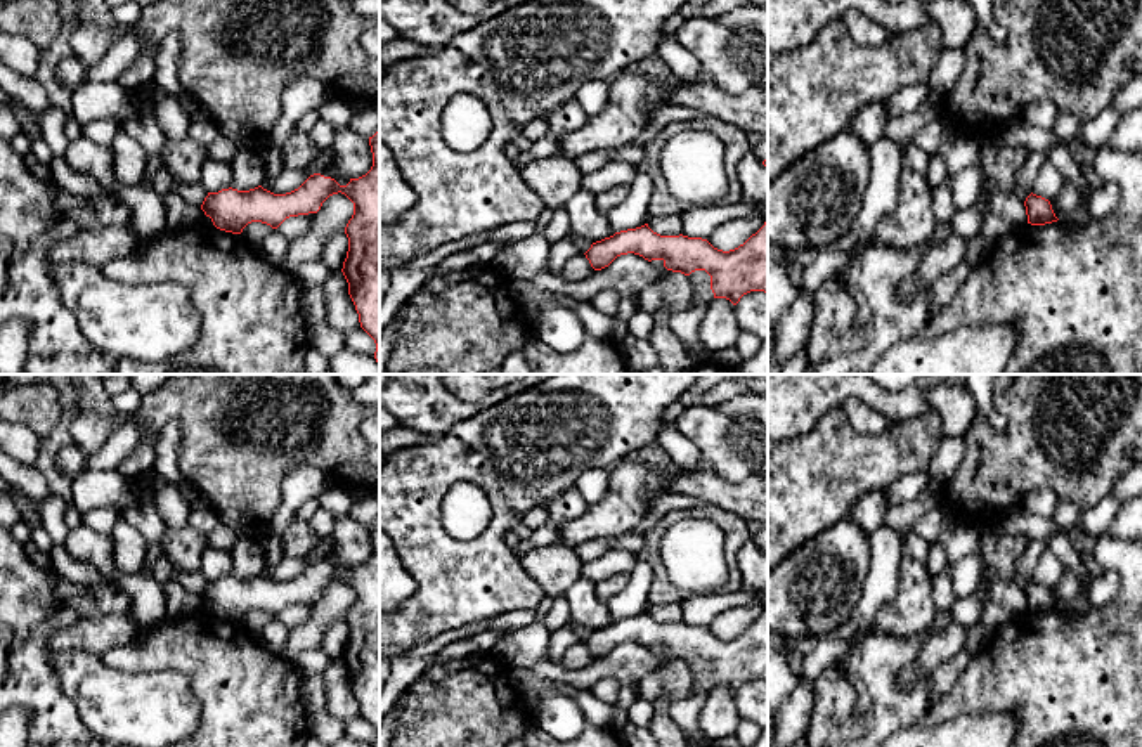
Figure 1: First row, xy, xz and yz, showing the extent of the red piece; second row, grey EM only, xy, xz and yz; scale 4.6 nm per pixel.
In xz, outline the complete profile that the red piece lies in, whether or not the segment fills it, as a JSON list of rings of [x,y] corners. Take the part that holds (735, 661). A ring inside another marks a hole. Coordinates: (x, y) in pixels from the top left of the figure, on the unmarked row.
[[[768,607],[756,622],[730,640],[717,638],[702,626],[660,624],[645,612],[593,631],[584,643],[594,659],[601,659],[627,641],[648,650],[662,648],[667,659],[685,664],[705,659],[714,686],[726,686],[733,693],[750,679],[768,681]]]

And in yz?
[[[1031,581],[1026,586],[1024,594],[1028,603],[1028,612],[1031,614],[1045,614],[1059,608],[1052,598],[1050,589],[1041,584]]]

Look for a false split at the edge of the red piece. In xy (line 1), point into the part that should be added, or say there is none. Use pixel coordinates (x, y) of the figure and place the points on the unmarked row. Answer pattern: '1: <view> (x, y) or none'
1: none

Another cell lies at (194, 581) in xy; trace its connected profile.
[[[175,567],[172,579],[196,594],[201,594],[204,586],[208,584],[206,577],[201,572],[182,572],[177,570]]]

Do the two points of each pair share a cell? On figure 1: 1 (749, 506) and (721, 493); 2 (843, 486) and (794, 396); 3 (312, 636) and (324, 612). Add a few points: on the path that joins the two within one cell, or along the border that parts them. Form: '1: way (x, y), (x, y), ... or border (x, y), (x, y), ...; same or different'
1: way (742, 500), (728, 496); same
2: border (841, 408), (829, 409), (808, 430), (785, 439); different
3: way (312, 631), (321, 617); same

